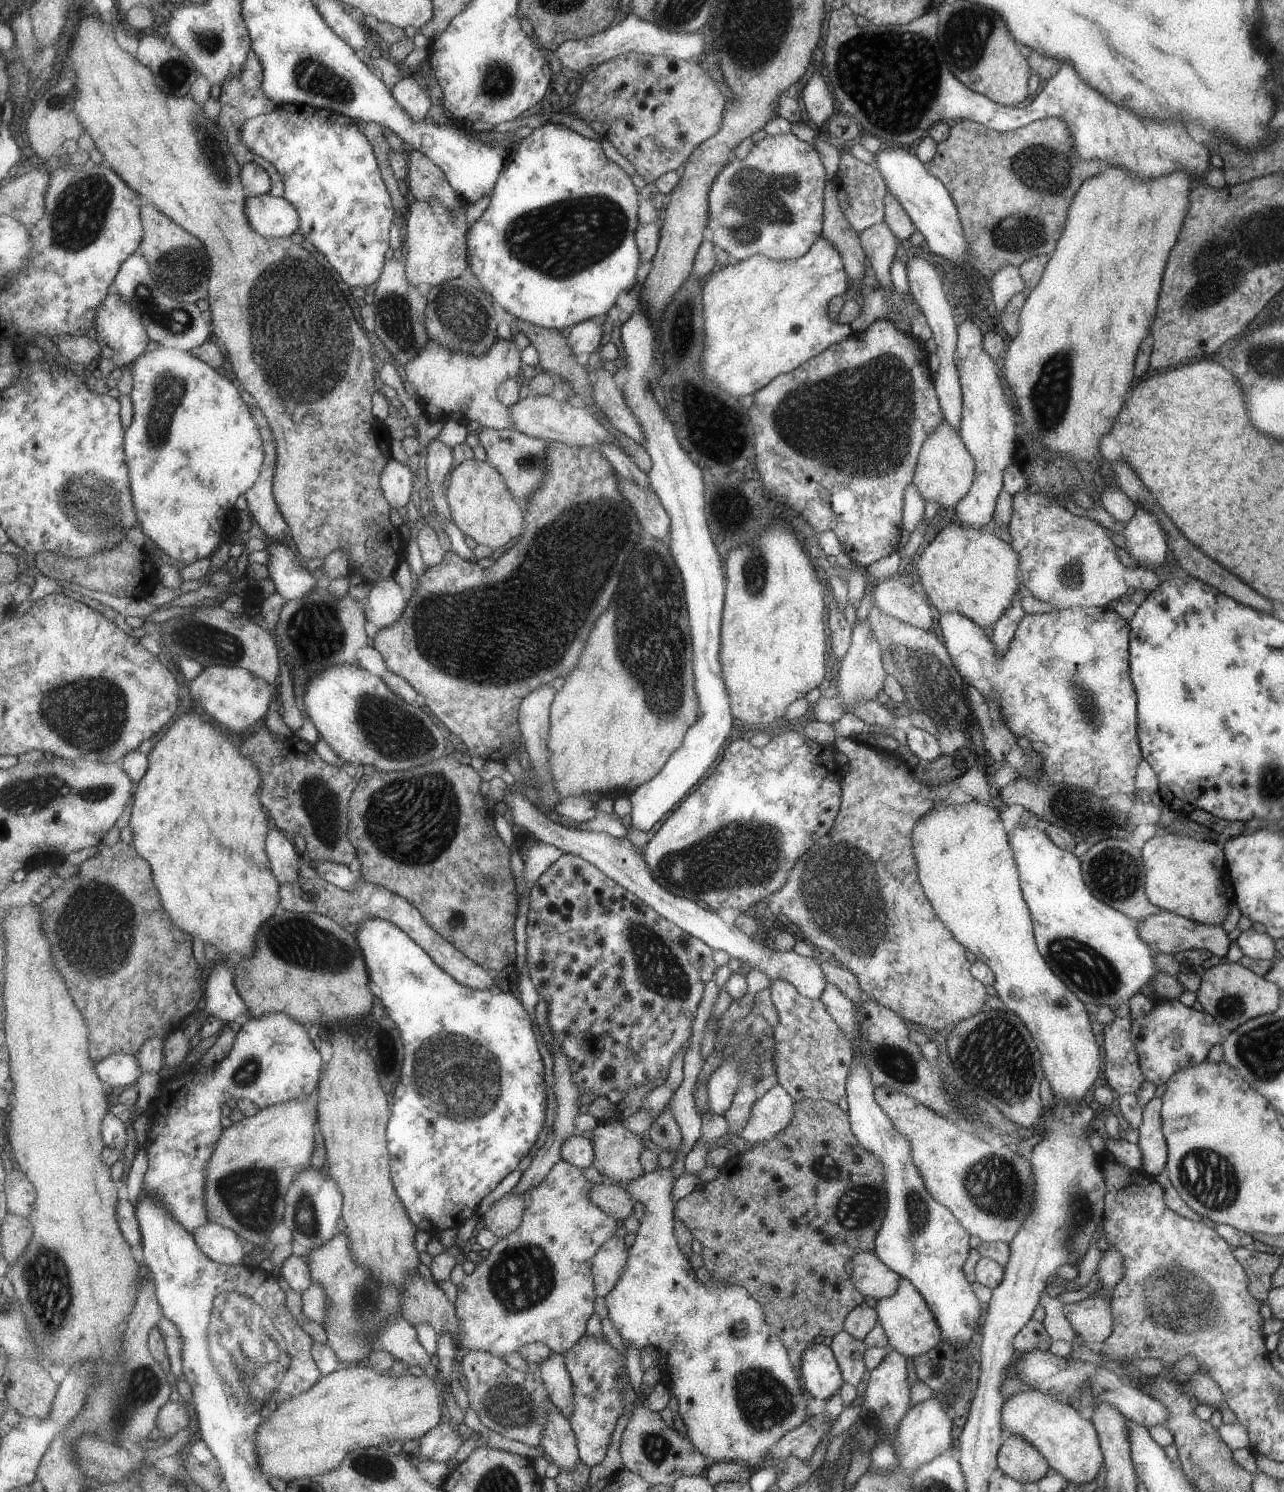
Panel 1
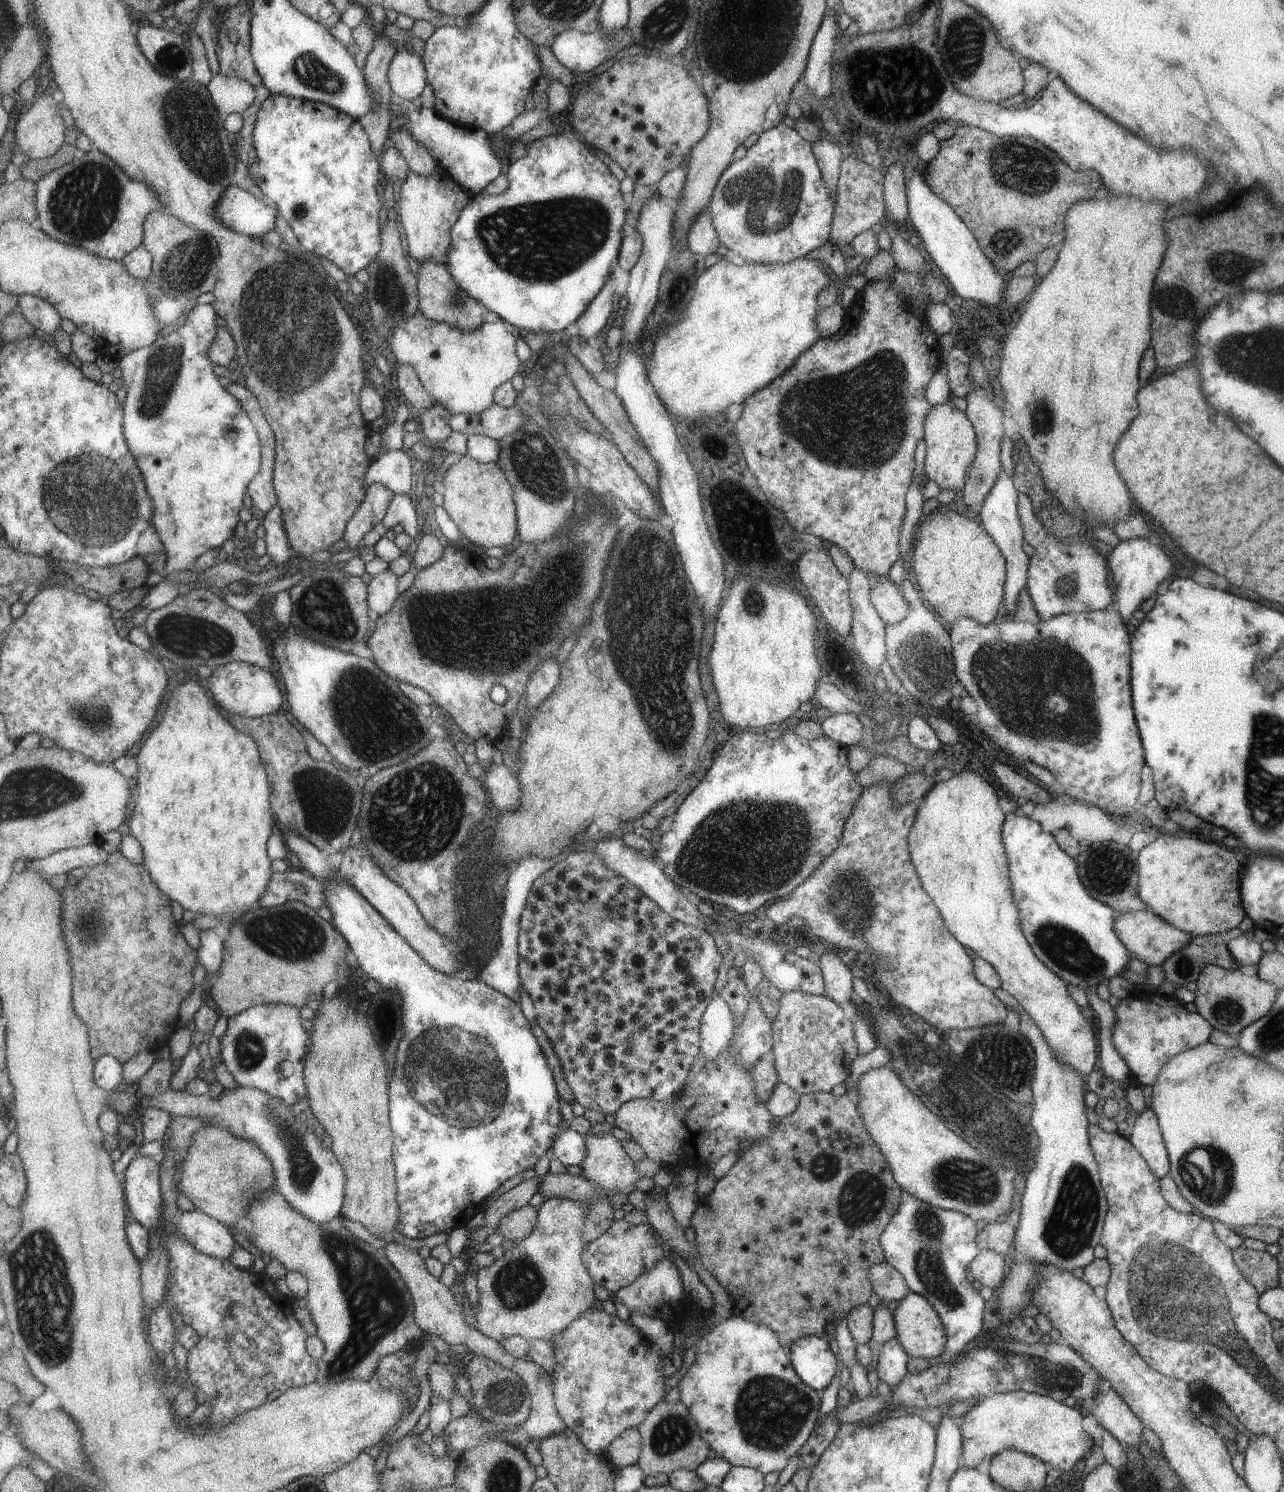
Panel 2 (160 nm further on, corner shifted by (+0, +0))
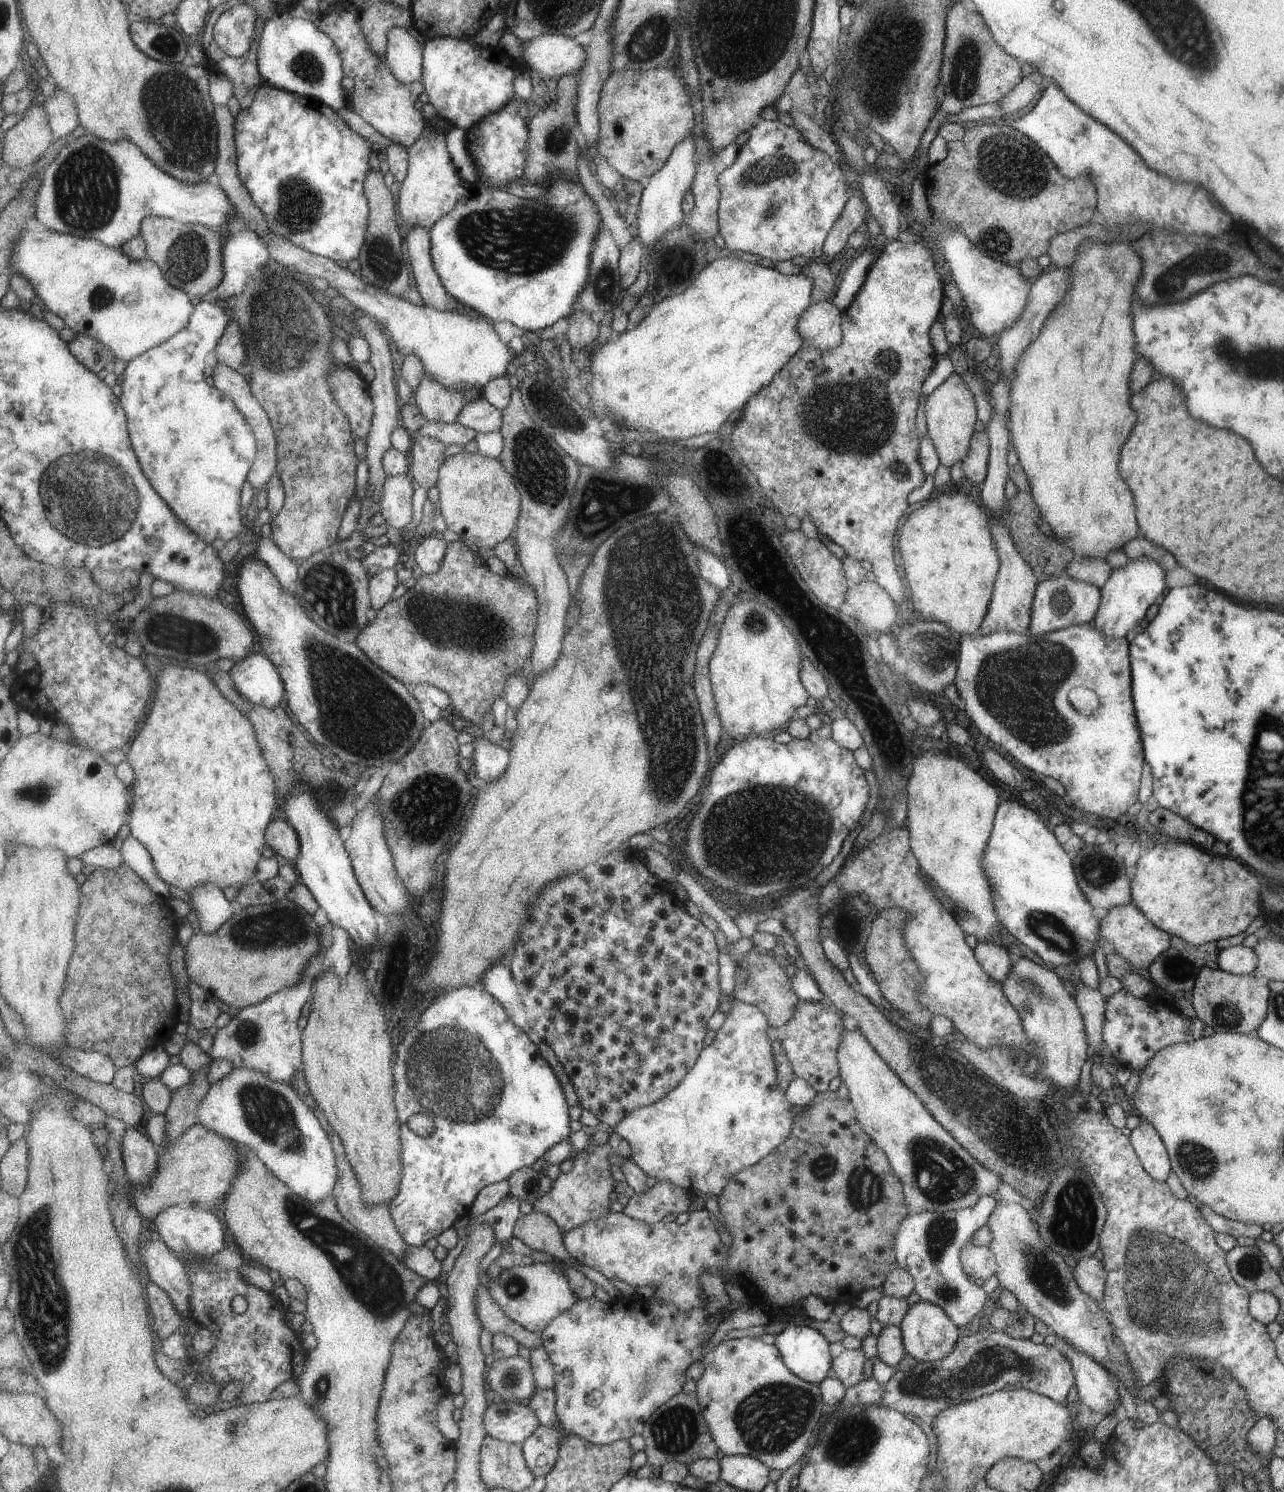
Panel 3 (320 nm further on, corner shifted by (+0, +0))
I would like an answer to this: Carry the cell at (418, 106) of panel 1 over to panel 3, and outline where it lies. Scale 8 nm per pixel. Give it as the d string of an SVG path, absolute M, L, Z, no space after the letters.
M395 27L388 32L386 63L405 84L414 83L424 73L424 46L407 30Z

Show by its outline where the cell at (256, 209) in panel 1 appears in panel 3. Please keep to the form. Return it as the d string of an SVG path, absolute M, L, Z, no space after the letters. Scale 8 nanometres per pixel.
M89 132L62 146L56 158L41 174L41 186L36 196L36 218L45 228L97 239L107 246L120 249L141 232L142 222L147 217L171 217L188 225L208 226L216 230L228 225L229 218L235 213L237 210L223 187L205 181L189 184L179 180L155 166L131 140L105 142Z

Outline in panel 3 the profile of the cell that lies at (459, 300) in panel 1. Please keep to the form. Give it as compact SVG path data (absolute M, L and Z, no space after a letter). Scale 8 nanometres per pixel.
M414 226L409 230L406 242L410 268L425 306L456 312L456 299L443 286L441 275L434 267L430 230L427 227Z

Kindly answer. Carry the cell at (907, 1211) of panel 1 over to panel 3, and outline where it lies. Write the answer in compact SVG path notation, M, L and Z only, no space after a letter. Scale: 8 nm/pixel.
M983 1195L972 1207L945 1213L921 1211L907 1214L898 1225L894 1237L894 1256L897 1266L906 1270L913 1279L912 1292L921 1301L942 1308L957 1328L963 1328L973 1316L982 1310L985 1292L981 1286L973 1286L960 1263L960 1250L971 1242L971 1236L986 1224L989 1213L996 1205L991 1195Z

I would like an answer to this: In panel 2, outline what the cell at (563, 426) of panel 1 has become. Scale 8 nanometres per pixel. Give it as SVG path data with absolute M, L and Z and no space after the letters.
M493 403L486 411L469 414L453 414L450 425L454 431L471 435L483 435L500 441L523 426L528 416L517 405L511 408Z

